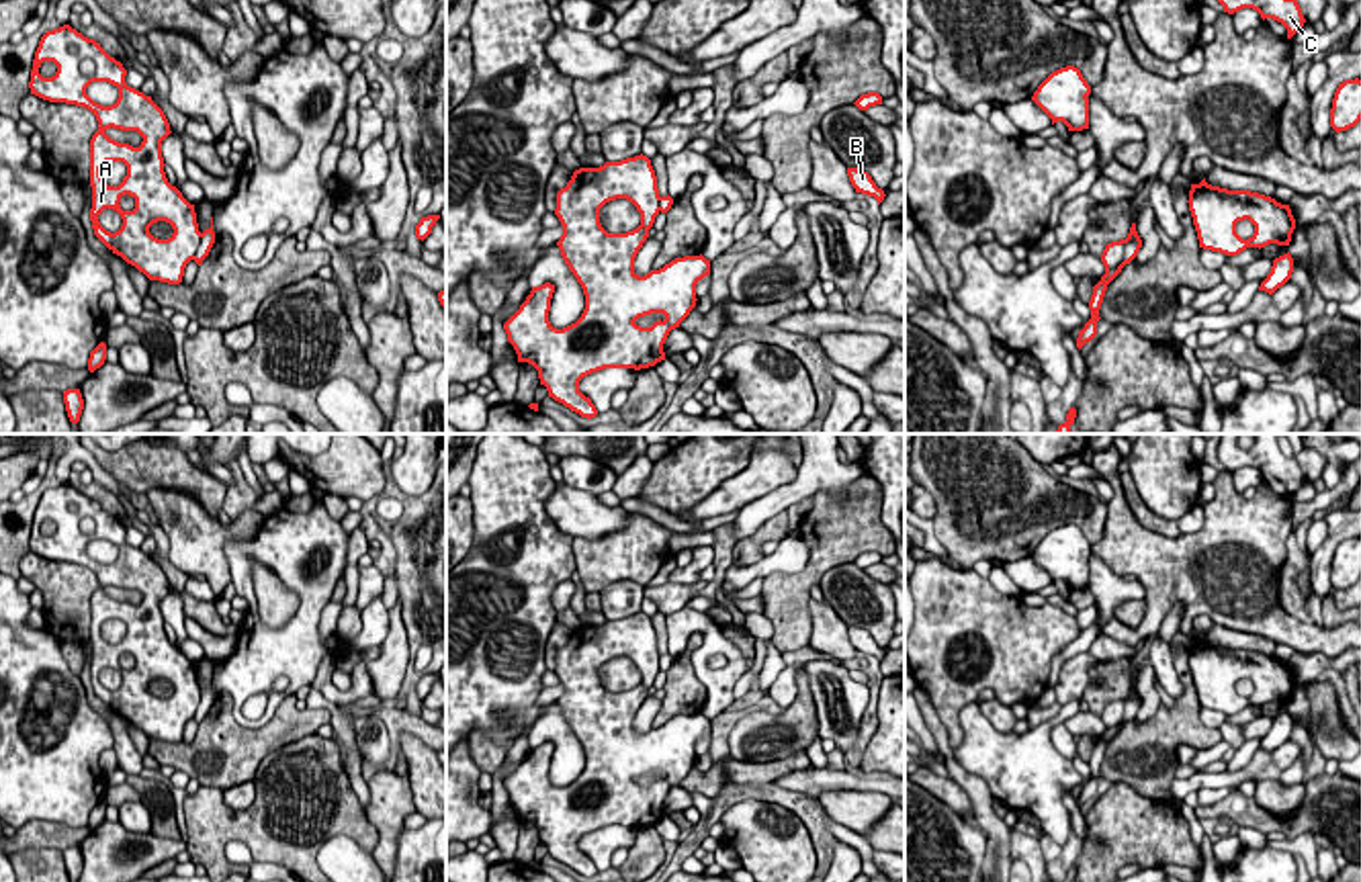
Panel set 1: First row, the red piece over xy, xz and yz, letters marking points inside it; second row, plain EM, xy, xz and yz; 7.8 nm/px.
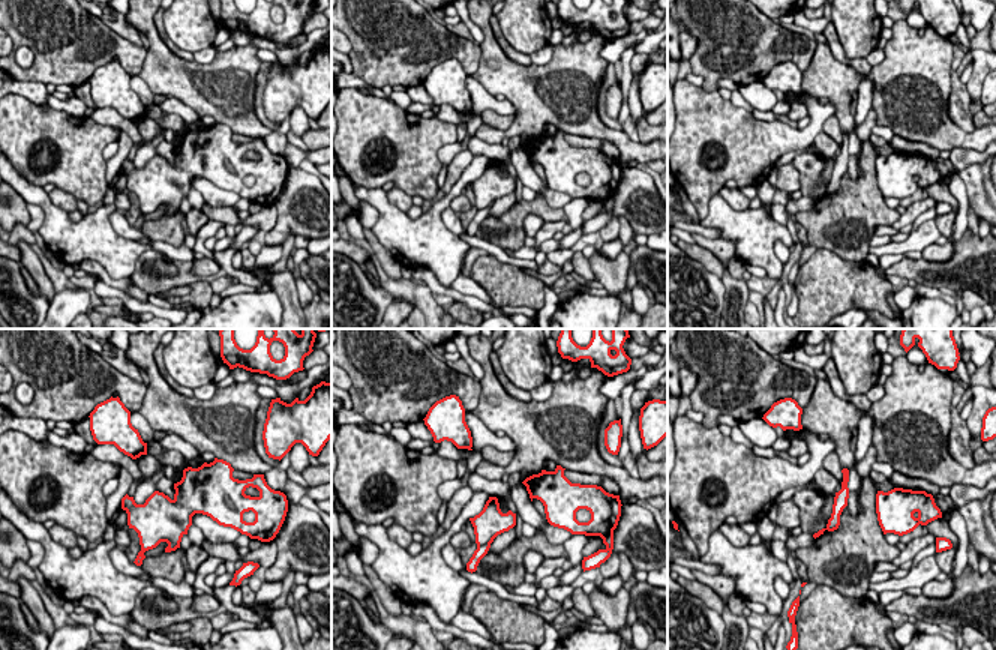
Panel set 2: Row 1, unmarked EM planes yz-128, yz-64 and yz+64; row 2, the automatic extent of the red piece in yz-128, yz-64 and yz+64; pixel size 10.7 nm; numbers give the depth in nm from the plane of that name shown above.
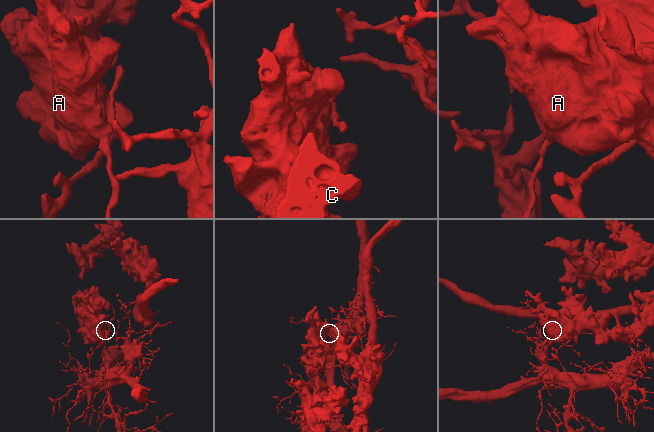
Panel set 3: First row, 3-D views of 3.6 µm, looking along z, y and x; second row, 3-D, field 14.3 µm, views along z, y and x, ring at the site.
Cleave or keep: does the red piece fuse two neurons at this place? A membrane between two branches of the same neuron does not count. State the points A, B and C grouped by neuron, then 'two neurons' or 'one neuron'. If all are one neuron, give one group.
A C / B; two neurons

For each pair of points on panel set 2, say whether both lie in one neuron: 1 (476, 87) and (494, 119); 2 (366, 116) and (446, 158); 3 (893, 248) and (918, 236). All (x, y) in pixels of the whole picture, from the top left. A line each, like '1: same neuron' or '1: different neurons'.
1: different neurons
2: different neurons
3: same neuron

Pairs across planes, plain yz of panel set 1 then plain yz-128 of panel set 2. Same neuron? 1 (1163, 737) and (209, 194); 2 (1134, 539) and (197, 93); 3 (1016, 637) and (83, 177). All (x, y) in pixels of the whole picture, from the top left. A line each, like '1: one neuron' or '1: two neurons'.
1: two neurons
2: one neuron
3: one neuron

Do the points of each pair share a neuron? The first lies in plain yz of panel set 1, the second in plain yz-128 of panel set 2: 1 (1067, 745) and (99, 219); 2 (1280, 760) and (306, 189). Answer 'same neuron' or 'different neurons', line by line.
1: different neurons
2: same neuron

